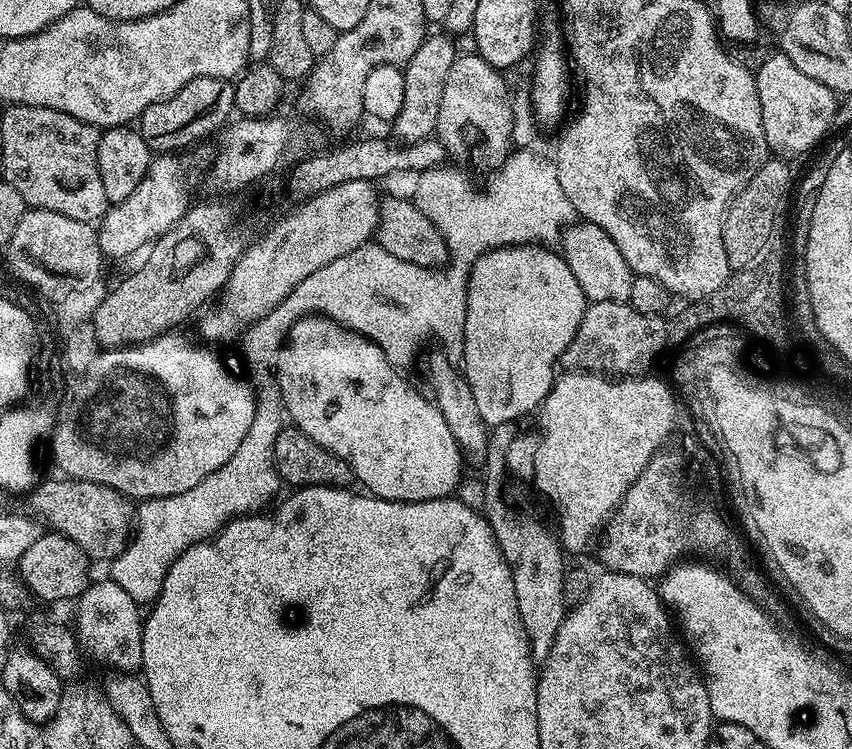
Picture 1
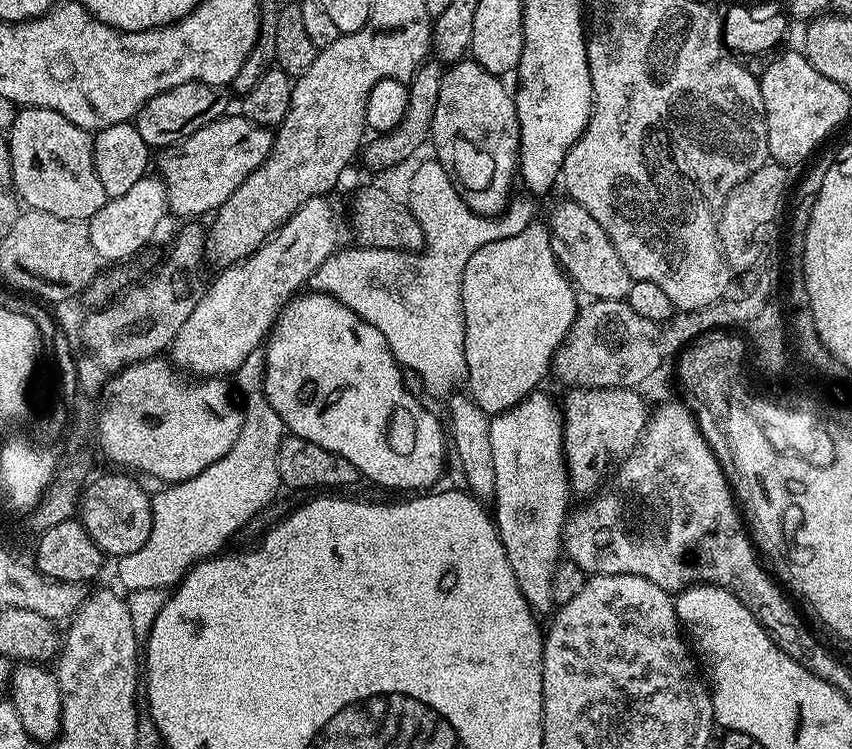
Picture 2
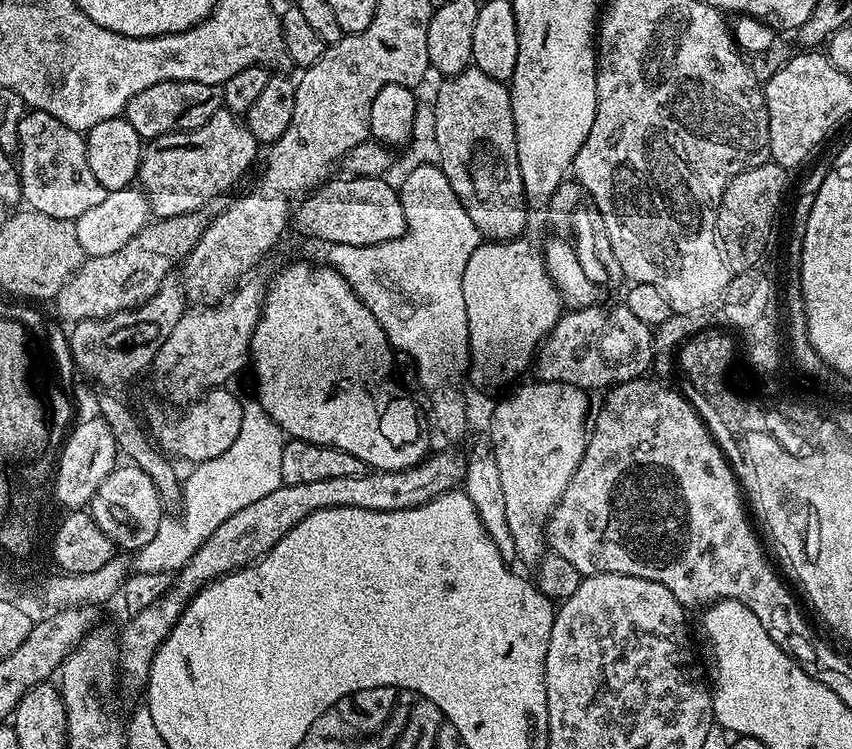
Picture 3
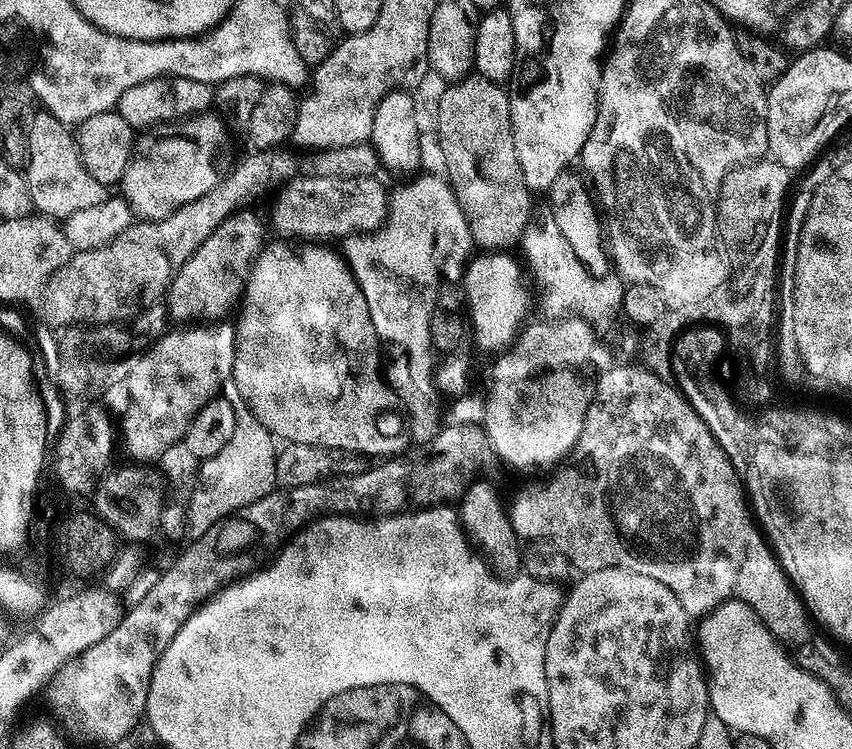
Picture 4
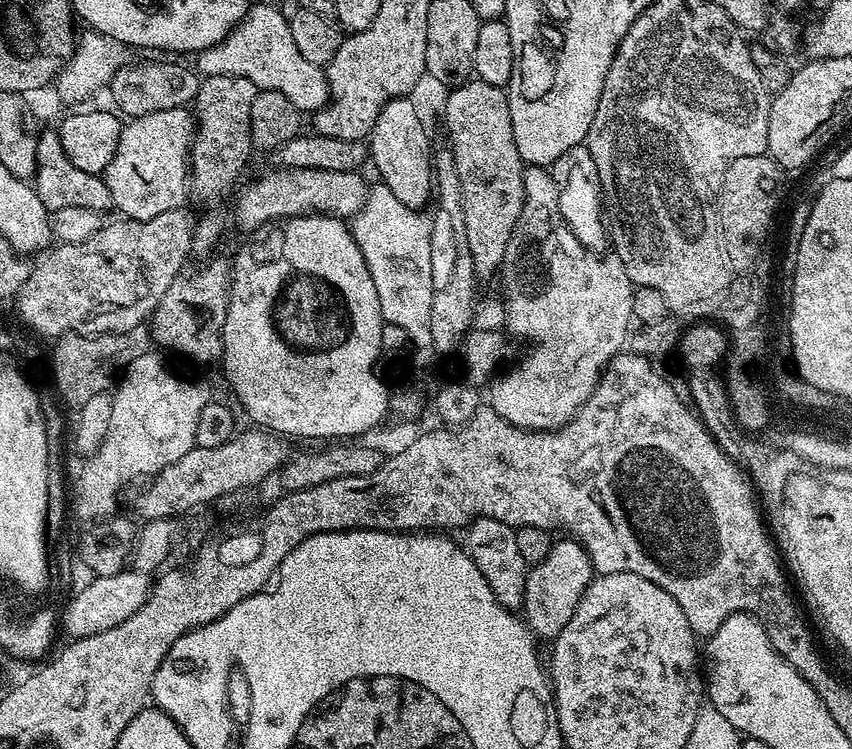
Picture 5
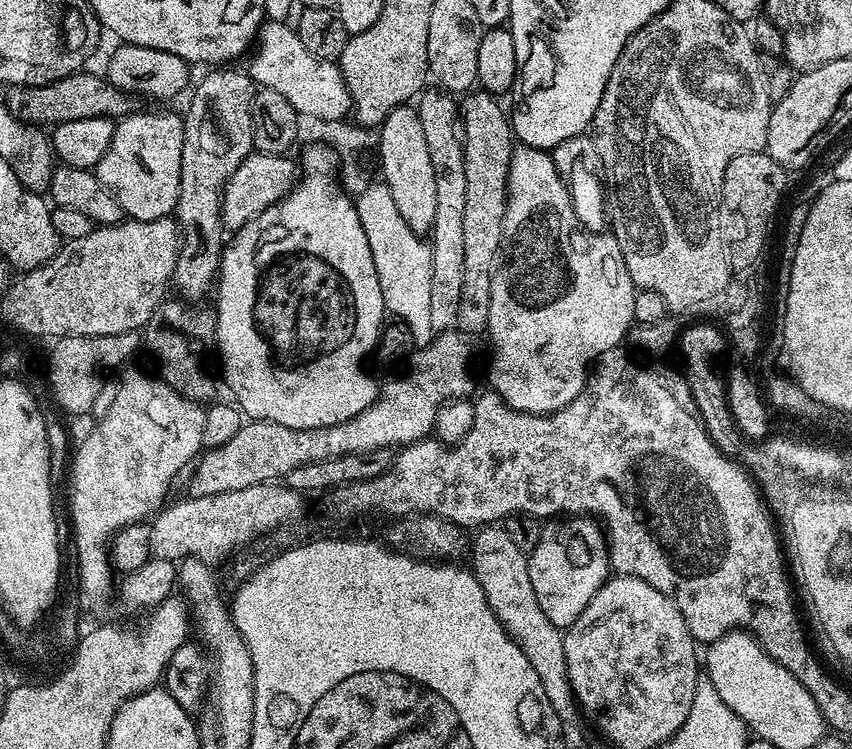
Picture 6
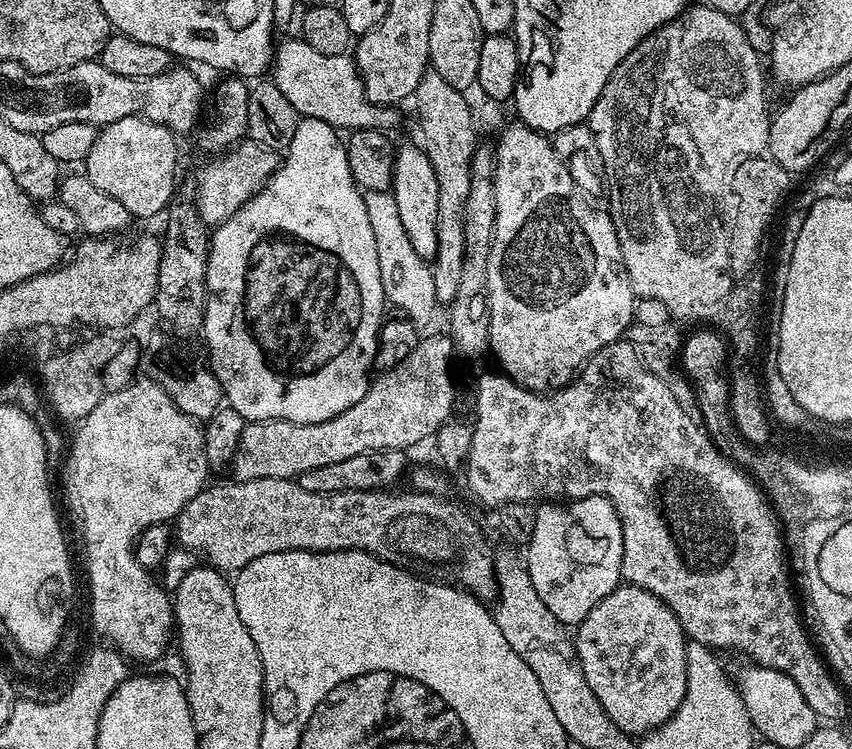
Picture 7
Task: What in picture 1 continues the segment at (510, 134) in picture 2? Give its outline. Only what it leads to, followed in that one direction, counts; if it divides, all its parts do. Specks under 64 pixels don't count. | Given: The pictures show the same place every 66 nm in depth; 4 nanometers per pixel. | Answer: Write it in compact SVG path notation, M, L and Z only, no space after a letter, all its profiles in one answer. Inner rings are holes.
M478 54L471 55L457 55L454 66L450 66L446 87L442 89L435 139L449 157L457 156L480 172L495 174L514 148L514 101L508 97L508 84L500 77L503 76L501 69L490 66Z

